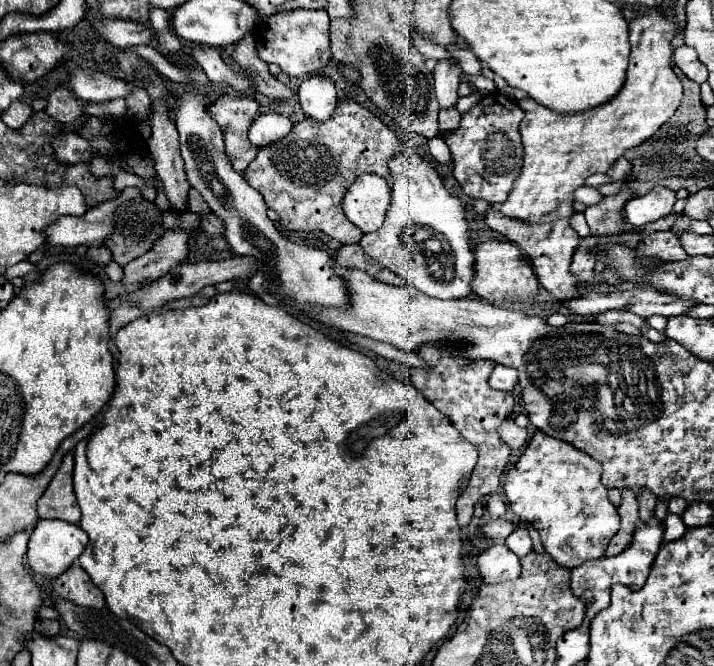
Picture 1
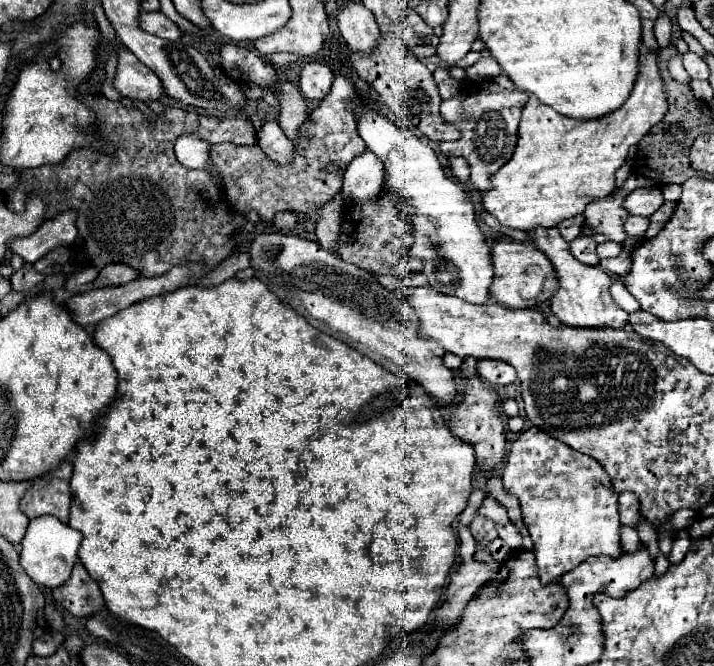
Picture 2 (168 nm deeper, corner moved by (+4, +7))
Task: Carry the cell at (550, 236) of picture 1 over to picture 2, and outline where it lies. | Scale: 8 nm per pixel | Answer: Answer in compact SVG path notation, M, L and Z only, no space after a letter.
M539 227L539 229L531 231L529 237L555 265L555 273L559 277L559 289L551 297L551 311L559 317L561 325L591 327L591 329L603 329L603 327L623 329L625 327L625 311L613 301L613 297L609 293L611 277L605 271L577 261L569 251L569 243L559 235L557 227L551 227L551 229Z

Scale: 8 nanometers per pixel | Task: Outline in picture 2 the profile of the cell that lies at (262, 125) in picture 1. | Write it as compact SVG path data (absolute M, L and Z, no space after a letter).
M267 121L263 123L259 135L257 135L257 145L263 149L263 153L279 163L279 165L287 165L295 159L295 149L293 143L285 137L283 129L279 127L279 123L275 121Z

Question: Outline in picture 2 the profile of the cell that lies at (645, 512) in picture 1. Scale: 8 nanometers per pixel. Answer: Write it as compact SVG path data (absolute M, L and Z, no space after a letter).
M641 519L639 523L639 537L641 537L641 543L647 547L651 559L657 559L659 555L659 543L657 543L657 531L651 529L651 523L645 523L645 519Z

